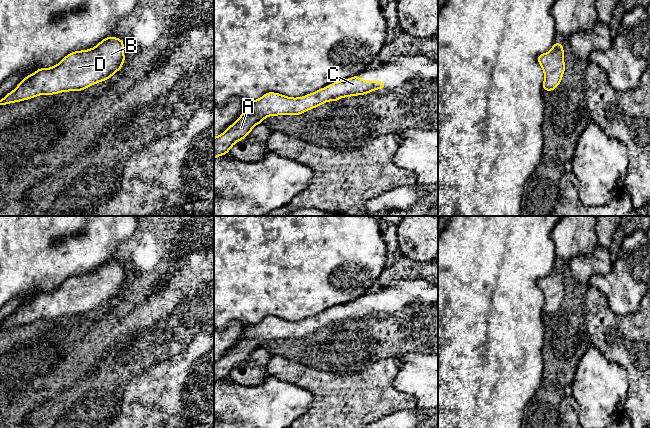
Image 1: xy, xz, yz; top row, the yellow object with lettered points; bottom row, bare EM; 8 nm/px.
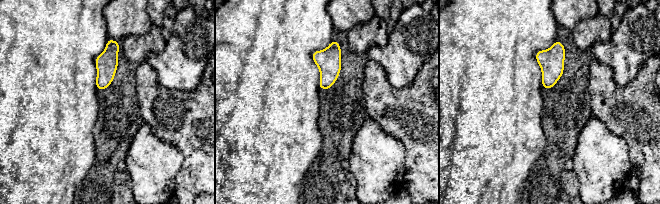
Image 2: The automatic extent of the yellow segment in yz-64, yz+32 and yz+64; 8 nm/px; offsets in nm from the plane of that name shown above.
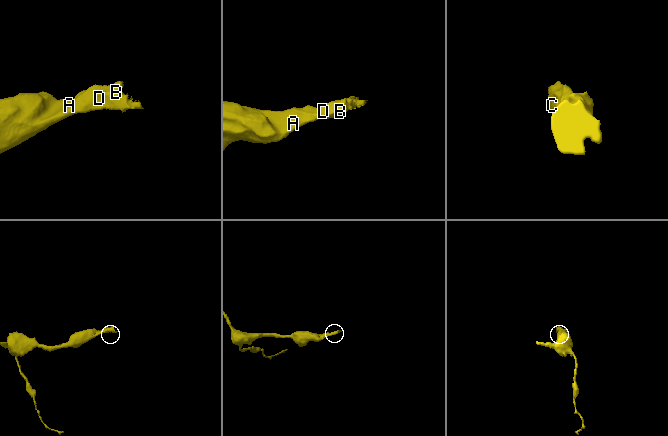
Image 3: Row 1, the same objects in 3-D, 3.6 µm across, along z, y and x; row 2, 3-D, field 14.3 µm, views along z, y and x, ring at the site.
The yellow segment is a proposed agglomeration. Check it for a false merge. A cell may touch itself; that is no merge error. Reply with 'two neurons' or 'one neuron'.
one neuron

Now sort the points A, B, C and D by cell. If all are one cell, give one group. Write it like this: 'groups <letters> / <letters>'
groups A B C D

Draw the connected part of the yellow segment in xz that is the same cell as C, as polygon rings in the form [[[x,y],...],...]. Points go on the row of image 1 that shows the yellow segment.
[[[359,74],[348,79],[335,81],[331,85],[325,86],[324,88],[304,95],[303,97],[293,98],[275,92],[267,92],[257,100],[245,101],[244,112],[240,117],[223,133],[214,137],[214,159],[229,153],[234,144],[247,137],[253,127],[261,124],[266,117],[288,114],[297,116],[307,112],[309,109],[317,108],[319,105],[322,105],[327,101],[336,102],[340,98],[365,95],[377,89],[386,89],[384,81],[366,81],[364,79],[359,79],[358,76]]]

